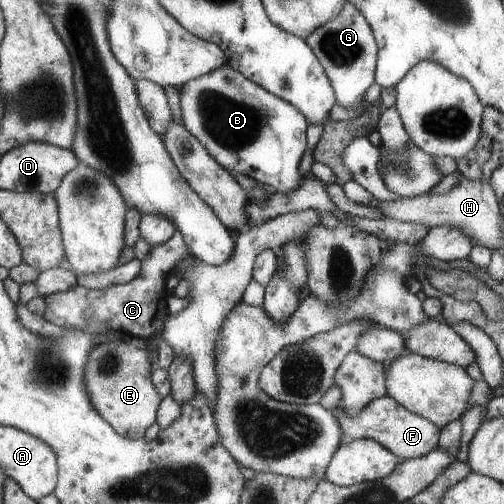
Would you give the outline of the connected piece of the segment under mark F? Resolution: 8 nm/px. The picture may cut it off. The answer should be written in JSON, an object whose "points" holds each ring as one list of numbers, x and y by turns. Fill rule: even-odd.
{"points":[[388,395,369,402,355,417,349,417,341,406,332,412,337,416,343,428,343,439,353,441,354,439,367,438,379,441,380,444,385,445,396,456,399,456,402,462,428,455,439,446,439,436,442,434,442,429,432,424,431,420,410,412,399,401]]}

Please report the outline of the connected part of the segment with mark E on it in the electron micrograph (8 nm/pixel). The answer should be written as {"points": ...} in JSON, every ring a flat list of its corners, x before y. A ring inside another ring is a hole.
{"points":[[130,337,130,340,129,344,125,340,120,340,116,343,98,345,91,352,86,368,85,383,95,407,120,434,128,438,142,438,146,428,150,428,156,422,156,410,158,410,158,404,162,402,162,398,156,392,152,380,148,378,152,374,153,368,152,362,144,348,146,339]]}

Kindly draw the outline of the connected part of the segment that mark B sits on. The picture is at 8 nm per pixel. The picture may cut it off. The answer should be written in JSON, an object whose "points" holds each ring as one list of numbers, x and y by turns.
{"points":[[227,62,209,73,189,80,180,88,181,123,225,169,231,173,245,174,262,184,269,184,277,193,288,194,300,186,300,179,304,178,304,175,300,175,298,166,304,151,307,150,309,124,293,104,252,82,243,73,228,66]]}

